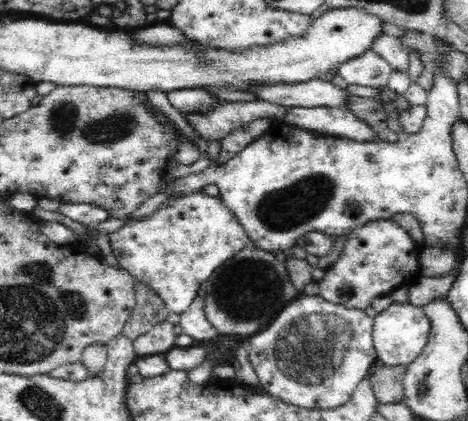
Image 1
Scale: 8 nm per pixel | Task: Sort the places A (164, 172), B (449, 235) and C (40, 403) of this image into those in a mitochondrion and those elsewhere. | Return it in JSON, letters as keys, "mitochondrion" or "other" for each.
{"A":"other","B":"mitochondrion","C":"mitochondrion"}

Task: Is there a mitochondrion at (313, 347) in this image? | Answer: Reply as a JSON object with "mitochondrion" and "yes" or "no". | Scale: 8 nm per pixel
{"mitochondrion":"yes"}

